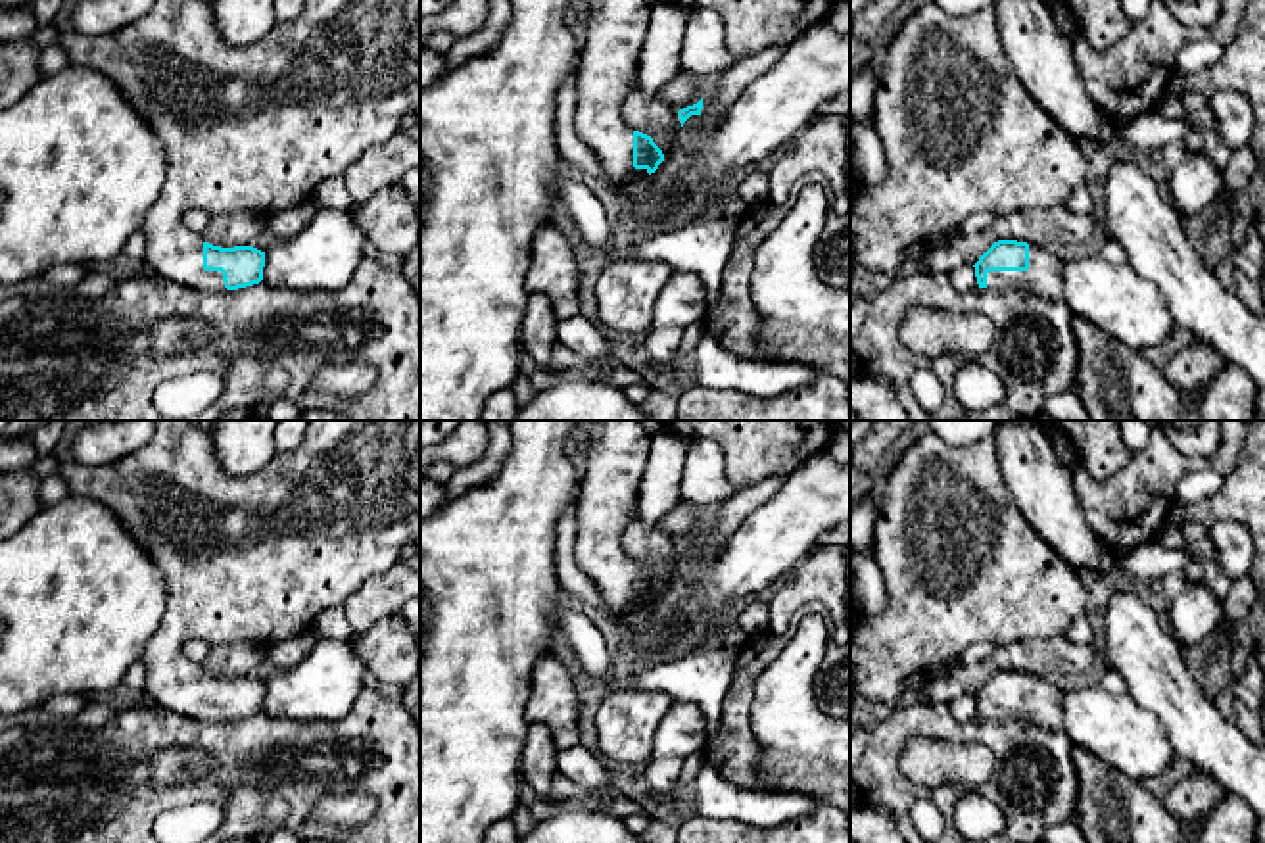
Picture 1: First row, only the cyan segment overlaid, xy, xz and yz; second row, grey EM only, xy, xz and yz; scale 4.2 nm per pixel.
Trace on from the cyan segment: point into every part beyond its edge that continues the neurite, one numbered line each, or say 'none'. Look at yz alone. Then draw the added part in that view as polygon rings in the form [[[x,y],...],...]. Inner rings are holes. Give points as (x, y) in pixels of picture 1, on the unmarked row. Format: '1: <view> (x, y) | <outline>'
1: yz (1043, 707) | [[[1029,674],[1029,699],[1027,701],[989,701],[989,720],[1029,720],[1056,732],[1063,732],[1062,724],[1062,695],[1063,691],[1050,684],[1046,678]]]

